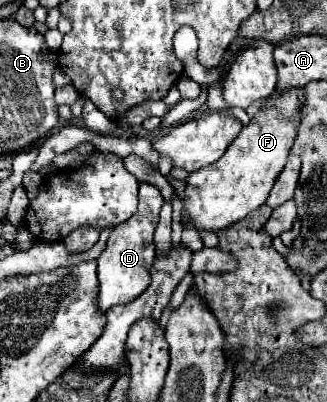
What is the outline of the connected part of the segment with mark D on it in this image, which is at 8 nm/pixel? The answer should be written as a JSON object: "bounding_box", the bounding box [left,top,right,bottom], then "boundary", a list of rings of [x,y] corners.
{"bounding_box":[98,182,164,312],"boundary":[[[142,182],[140,184],[140,204],[136,214],[116,226],[110,232],[106,250],[98,258],[98,280],[100,280],[100,294],[98,294],[98,306],[100,312],[106,312],[108,308],[116,304],[126,304],[134,298],[138,298],[150,284],[150,268],[156,258],[156,246],[154,246],[154,230],[158,224],[158,214],[164,204],[164,198],[160,190],[152,184]]]}

